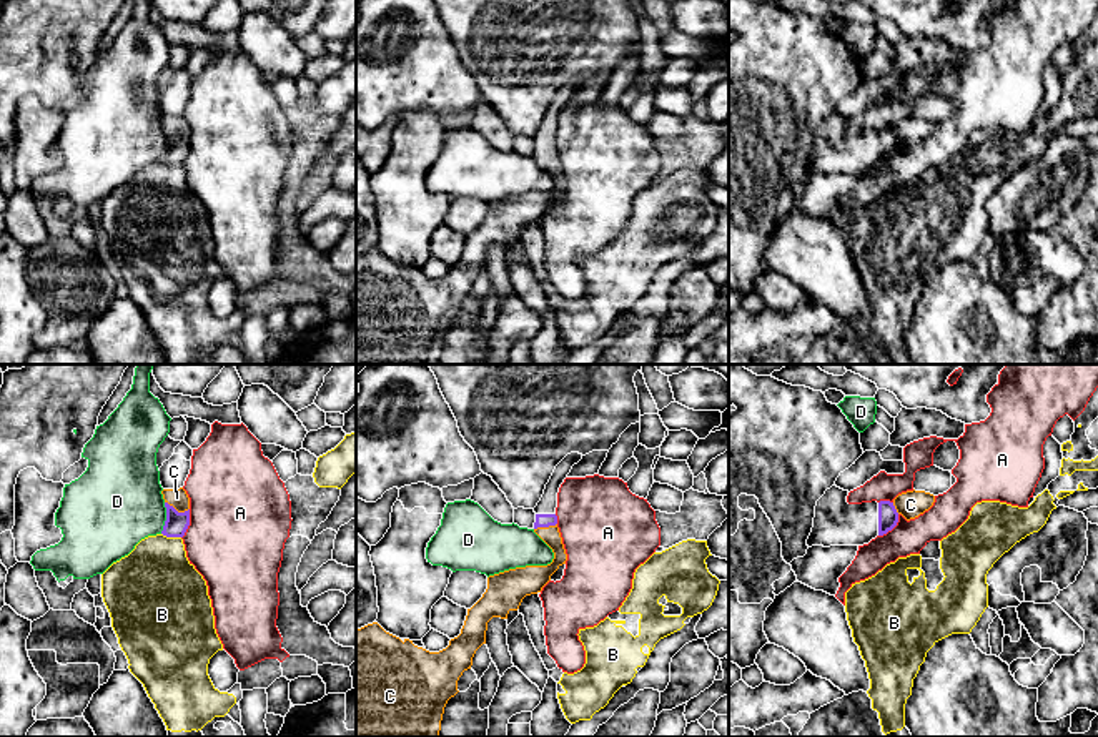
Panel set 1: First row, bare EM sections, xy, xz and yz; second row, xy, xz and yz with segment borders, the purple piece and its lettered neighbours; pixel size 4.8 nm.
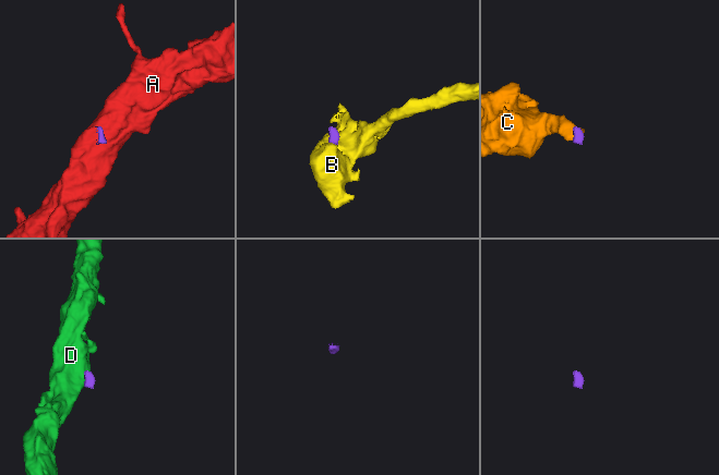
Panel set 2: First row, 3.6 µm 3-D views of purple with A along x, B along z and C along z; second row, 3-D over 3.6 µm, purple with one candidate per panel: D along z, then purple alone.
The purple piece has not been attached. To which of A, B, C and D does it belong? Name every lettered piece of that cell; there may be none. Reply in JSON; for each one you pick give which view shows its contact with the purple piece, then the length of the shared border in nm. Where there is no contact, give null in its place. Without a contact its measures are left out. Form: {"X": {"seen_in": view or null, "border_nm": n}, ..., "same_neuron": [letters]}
{"C": {"seen_in": "xy", "border_nm": 130}, "same_neuron": ["C"]}

